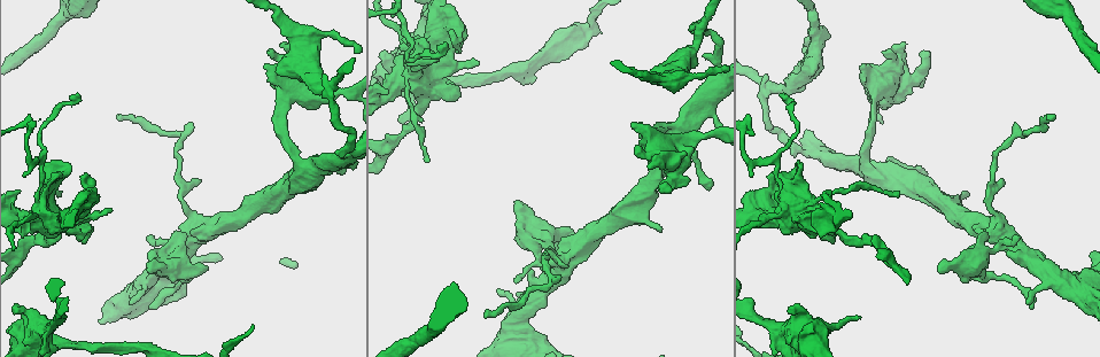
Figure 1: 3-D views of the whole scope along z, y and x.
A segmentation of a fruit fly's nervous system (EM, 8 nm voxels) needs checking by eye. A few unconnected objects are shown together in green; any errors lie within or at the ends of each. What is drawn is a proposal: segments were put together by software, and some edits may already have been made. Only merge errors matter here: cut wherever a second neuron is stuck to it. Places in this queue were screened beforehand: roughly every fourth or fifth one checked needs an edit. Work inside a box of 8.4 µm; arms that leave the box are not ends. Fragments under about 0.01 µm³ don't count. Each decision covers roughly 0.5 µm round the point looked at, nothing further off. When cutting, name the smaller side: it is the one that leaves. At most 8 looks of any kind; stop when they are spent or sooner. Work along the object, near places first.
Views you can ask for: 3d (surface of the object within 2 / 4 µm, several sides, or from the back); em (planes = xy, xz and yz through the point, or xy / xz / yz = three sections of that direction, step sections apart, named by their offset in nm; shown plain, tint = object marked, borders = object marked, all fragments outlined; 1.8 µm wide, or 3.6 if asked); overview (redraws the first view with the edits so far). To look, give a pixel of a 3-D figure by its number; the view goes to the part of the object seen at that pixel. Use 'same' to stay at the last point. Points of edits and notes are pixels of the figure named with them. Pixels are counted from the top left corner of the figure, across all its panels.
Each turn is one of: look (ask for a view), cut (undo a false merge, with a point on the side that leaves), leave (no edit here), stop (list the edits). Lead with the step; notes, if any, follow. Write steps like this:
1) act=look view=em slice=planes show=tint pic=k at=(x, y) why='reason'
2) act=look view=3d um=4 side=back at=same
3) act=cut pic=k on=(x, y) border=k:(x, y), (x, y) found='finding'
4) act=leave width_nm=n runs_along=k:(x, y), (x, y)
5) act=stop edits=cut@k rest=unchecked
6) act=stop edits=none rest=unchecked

act=look view=3d um=4 pic=1 at=(769, 84)

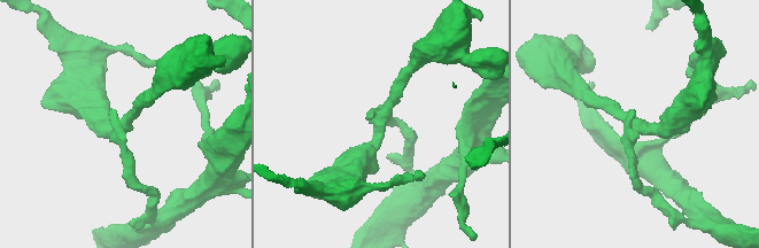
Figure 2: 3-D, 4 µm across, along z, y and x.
act=look view=em um=3.6 slice=planes show=tint pic=2 at=(122, 124) arms=3 arm_widths_nm=180,200,380

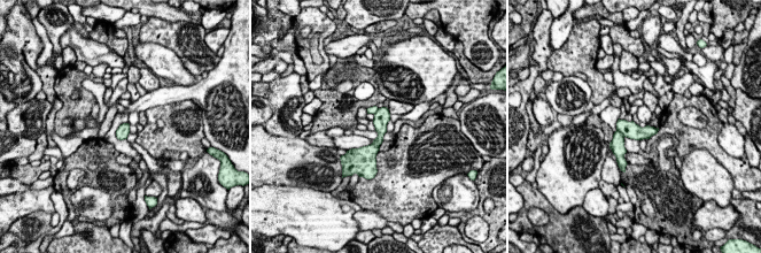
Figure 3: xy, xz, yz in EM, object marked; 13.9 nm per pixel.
act=cut pic=3 on=(631, 130) part_leaving=3:(383, 109), (372, 160) found='a second neuron is stuck on'

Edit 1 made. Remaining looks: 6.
act=look view=overview why='redraw'

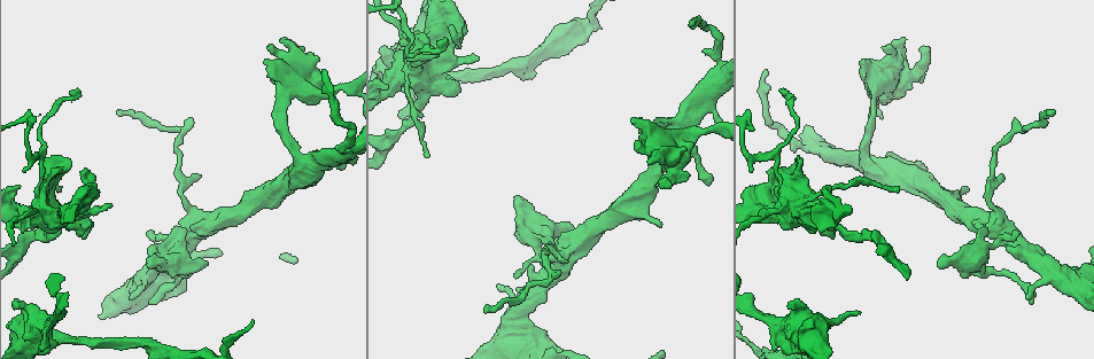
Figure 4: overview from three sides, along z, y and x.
act=look view=em um=3.6 slice=xz step=4 show=tint pic=4 at=(707, 130) why='calibre changes'

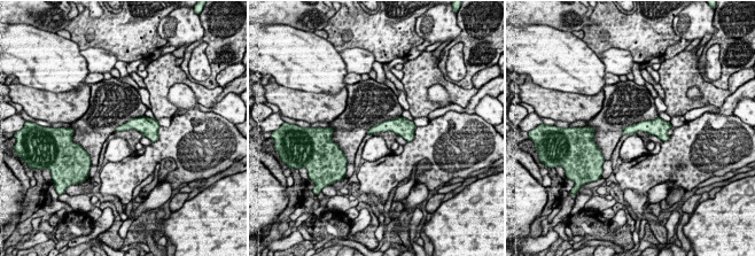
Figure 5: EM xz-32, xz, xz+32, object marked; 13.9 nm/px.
act=look view=em um=3.6 slice=planes show=tint at=same why='another direction'

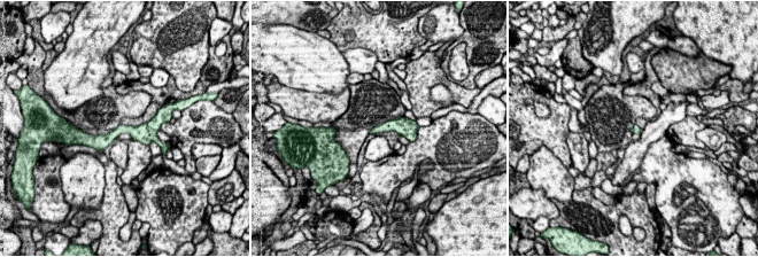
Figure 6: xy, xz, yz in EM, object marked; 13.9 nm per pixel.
act=leave found='continuous, no second neuron'

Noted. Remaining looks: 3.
act=look view=em um=3.6 slice=planes show=tint pic=4 at=(1071, 279) why='calibre changes'

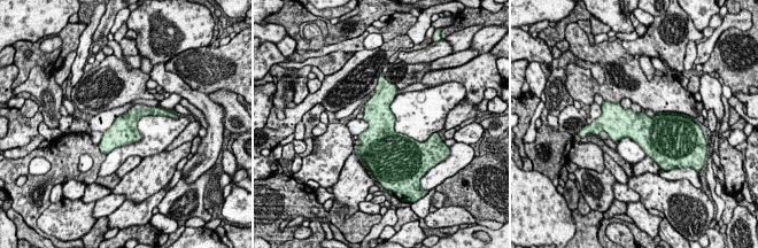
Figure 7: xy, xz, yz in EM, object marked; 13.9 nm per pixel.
act=leave found='one neuron here'

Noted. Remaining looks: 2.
act=stop edits=cut@3 rest=unchecked

